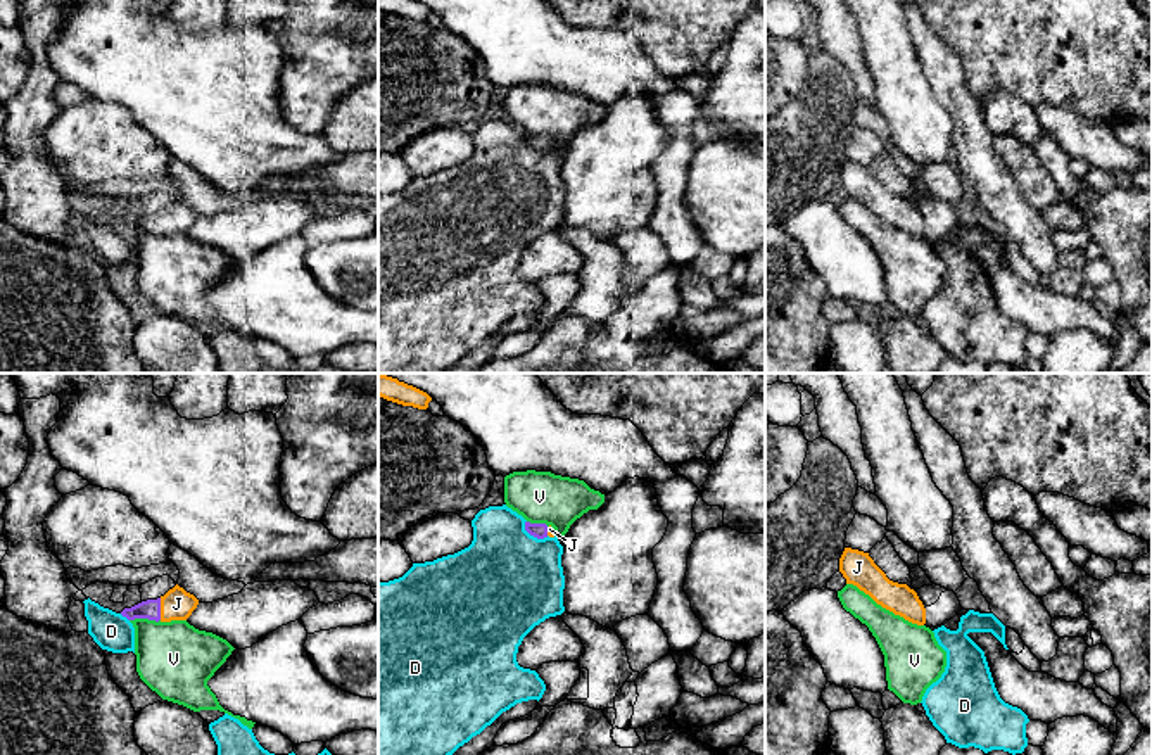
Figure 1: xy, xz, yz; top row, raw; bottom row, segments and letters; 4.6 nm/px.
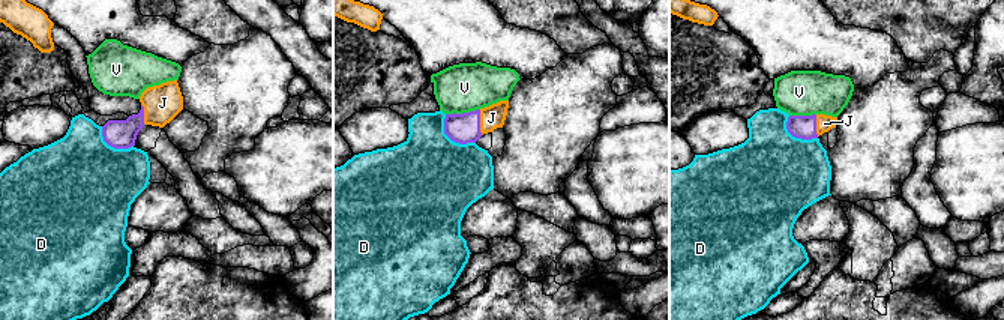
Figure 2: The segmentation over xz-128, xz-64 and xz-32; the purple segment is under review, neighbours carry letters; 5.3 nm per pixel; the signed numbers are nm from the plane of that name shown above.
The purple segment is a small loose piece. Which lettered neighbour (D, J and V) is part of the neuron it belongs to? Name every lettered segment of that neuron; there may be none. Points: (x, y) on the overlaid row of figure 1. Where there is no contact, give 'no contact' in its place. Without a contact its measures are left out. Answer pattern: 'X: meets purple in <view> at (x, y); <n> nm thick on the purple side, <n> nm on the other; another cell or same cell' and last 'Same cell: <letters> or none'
D: meets purple in xz at (534, 536); 70 nm thick on the purple side, 480 nm on the other; another cell
J: meets purple in xy at (159, 609); 90 nm thick on the purple side, 150 nm on the other; same cell
V: meets purple in xy at (144, 617); 90 nm thick on the purple side, 360 nm on the other; another cell
Same cell: J

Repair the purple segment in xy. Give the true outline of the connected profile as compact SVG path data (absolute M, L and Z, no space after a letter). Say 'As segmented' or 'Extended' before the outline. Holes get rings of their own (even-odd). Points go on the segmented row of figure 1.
Extended. M178 584L157 600L142 601L121 612L128 620L149 619L155 622L187 620L199 600Z

